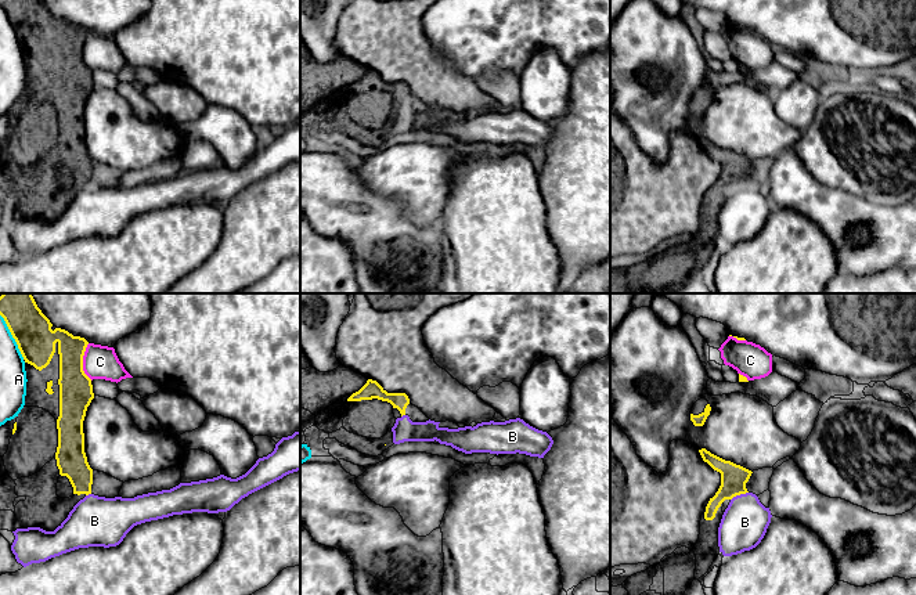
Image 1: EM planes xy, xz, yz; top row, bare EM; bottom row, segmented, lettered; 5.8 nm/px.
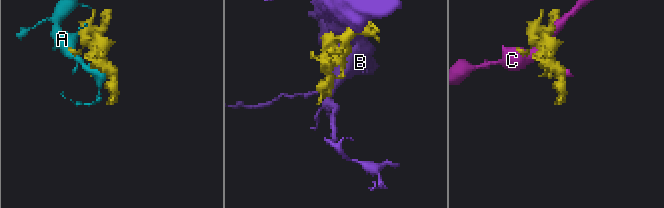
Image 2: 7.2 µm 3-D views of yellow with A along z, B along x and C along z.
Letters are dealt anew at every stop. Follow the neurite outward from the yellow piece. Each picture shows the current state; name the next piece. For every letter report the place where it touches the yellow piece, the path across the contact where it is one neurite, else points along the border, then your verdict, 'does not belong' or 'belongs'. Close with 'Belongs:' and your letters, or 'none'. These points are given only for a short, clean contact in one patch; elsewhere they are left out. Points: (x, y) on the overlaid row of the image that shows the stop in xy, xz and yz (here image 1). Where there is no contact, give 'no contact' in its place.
A: xy (13, 336) | does not belong
B: yz (739, 494) | across yz (734, 478), (734, 489), (739, 494), (745, 507), (745, 522) | belongs
C: xy (82, 361) | does not belong
Belongs: B

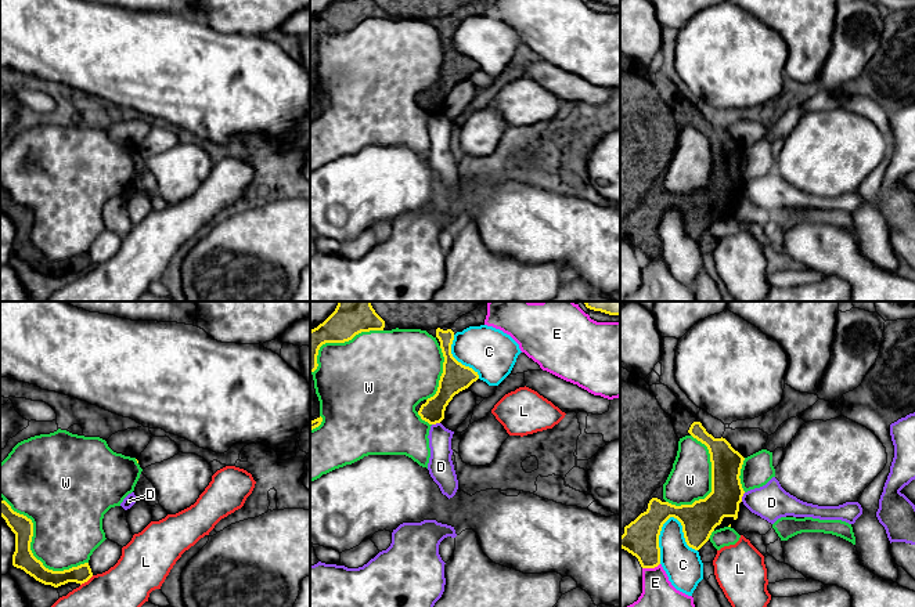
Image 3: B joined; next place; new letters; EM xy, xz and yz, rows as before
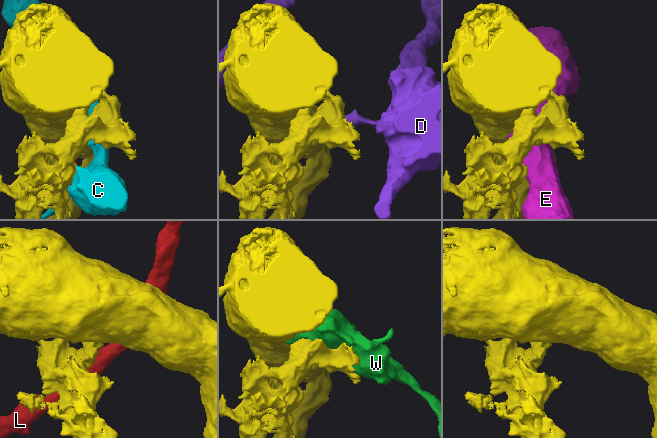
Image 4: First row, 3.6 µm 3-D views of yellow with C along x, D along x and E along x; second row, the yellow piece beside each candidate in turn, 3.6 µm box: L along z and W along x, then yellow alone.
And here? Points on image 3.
C: yz (658, 539) | does not belong
D: yz (742, 495) | along yz (745, 492), (741, 501) | does not belong
E: yz (651, 567) | along yz (659, 563), (651, 568), (642, 568) | does not belong
L: xy (86, 581) | does not belong
W: xy (31, 551) | does not belong
Belongs: none

